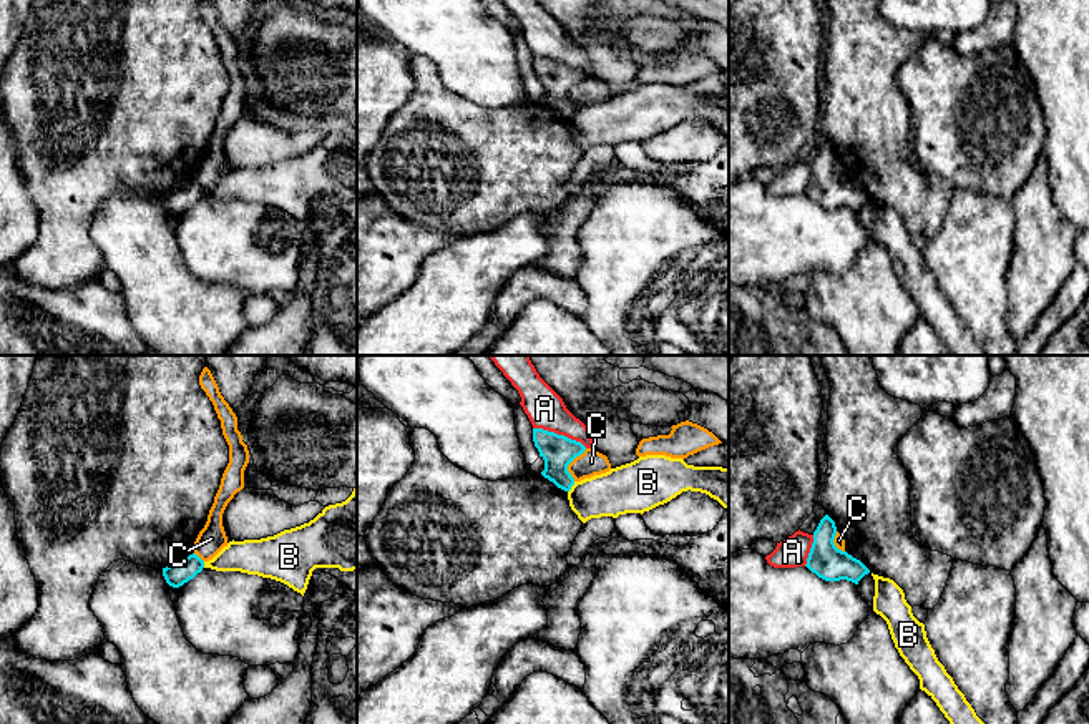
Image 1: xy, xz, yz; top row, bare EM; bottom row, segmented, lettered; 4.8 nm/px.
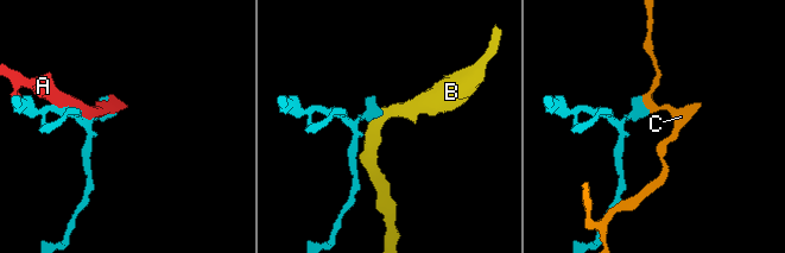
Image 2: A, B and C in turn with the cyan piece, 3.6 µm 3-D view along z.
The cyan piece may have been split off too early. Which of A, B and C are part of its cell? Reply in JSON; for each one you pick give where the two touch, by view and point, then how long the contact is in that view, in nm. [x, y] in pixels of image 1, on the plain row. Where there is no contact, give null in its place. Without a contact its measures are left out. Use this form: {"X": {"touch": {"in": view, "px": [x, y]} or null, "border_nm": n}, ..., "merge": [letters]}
{"merge": []}

